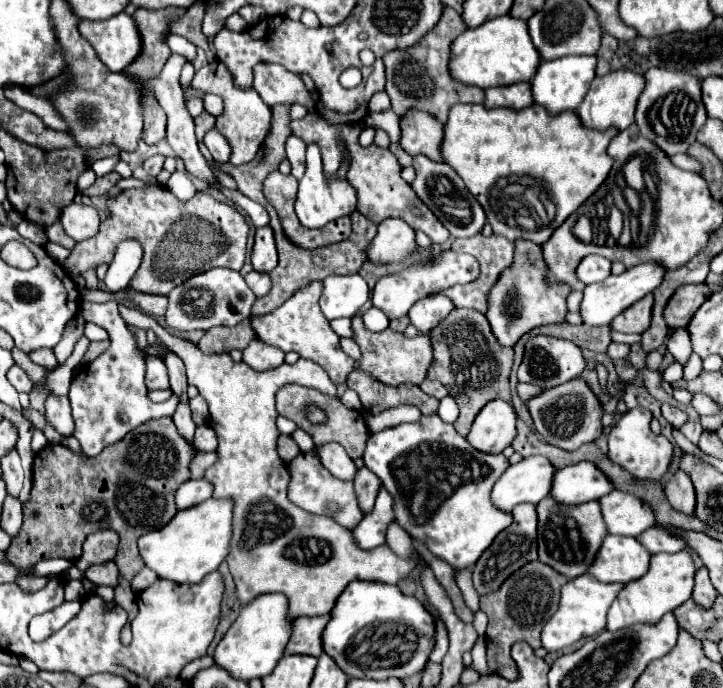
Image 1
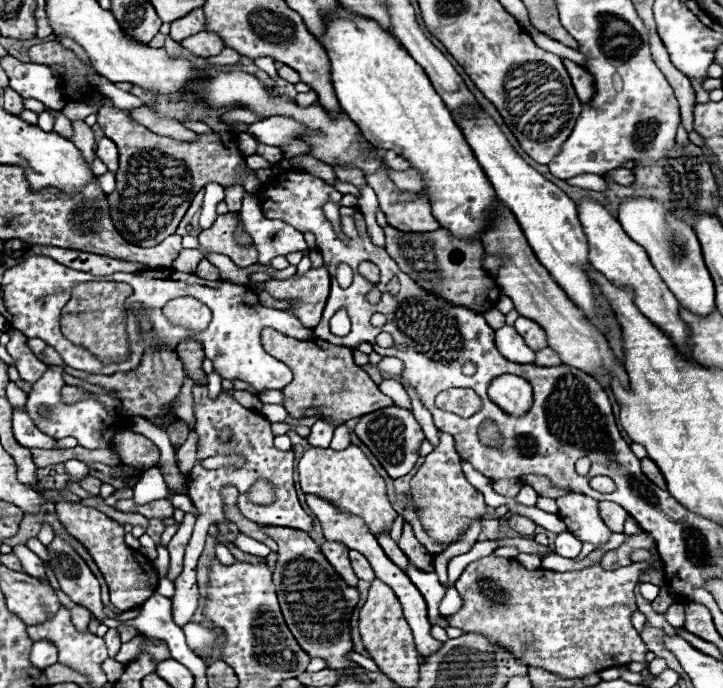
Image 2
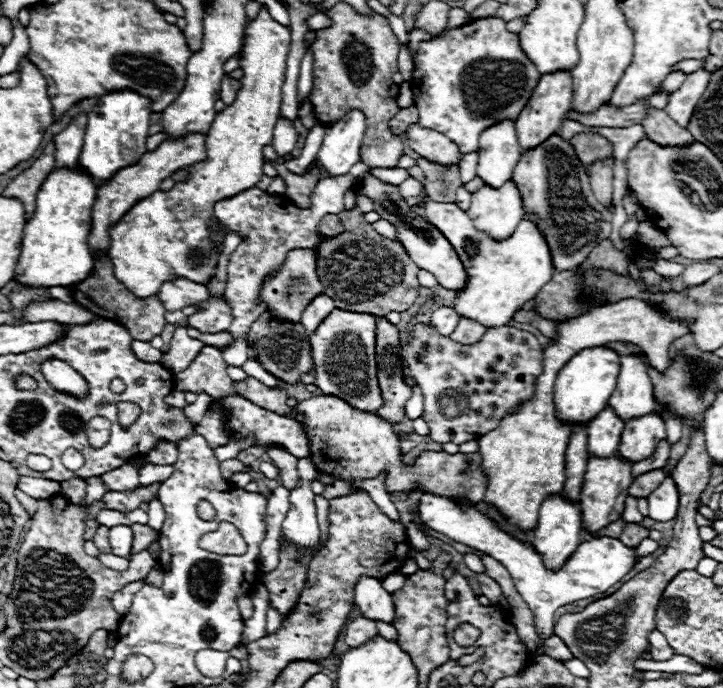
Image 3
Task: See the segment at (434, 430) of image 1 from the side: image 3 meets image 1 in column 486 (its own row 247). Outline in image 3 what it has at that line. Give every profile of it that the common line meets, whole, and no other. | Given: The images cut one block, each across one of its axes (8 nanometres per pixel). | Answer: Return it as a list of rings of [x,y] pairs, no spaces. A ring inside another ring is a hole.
[[[428,200],[420,202],[420,206],[426,208],[426,220],[432,222],[448,238],[448,242],[452,242],[468,274],[466,288],[458,292],[456,302],[452,302],[452,308],[460,314],[460,318],[472,318],[486,328],[504,326],[518,310],[522,310],[524,302],[532,300],[542,286],[550,282],[554,274],[550,250],[542,234],[528,220],[522,220],[508,240],[494,242],[486,234],[478,232],[468,214],[456,204]]]

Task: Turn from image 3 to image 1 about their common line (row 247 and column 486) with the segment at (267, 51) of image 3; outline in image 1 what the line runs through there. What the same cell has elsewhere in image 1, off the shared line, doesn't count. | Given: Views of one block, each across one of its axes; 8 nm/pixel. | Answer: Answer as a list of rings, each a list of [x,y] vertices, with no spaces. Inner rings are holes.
[[[456,104],[450,108],[448,122],[444,124],[440,152],[442,160],[456,170],[466,188],[484,208],[494,234],[512,242],[530,240],[534,244],[544,244],[552,232],[606,180],[612,168],[612,158],[606,154],[606,148],[616,132],[616,128],[608,128],[604,132],[588,130],[580,124],[574,112],[562,112],[552,118],[536,104],[524,110],[486,110],[482,104]]]

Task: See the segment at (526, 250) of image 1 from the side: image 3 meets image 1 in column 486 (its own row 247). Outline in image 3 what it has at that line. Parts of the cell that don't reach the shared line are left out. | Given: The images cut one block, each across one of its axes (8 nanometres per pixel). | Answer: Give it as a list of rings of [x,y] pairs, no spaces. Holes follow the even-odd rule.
[[[318,244],[312,246],[310,250],[290,250],[282,268],[266,278],[260,290],[260,300],[266,304],[266,312],[274,320],[300,322],[304,306],[308,306],[308,302],[312,302],[316,294],[324,292],[324,286],[316,274],[316,262],[318,262]]]

